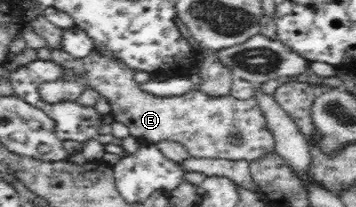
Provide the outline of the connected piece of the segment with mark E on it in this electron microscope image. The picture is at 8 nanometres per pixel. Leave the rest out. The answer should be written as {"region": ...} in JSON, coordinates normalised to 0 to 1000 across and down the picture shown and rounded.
{"region":[[[264,232],[242,275],[211,280],[177,237],[143,237],[143,300],[199,343],[208,372],[146,386],[107,420],[124,493],[213,488],[242,430],[264,430],[303,483],[312,565],[362,614],[365,657],[396,686],[438,696],[494,681],[517,700],[545,763],[643,768],[697,783],[758,754],[772,734],[772,676],[756,633],[713,454],[663,478],[649,454],[590,464],[562,435],[534,435],[517,459],[444,469],[393,425],[376,386],[379,343],[340,314],[326,285],[281,261]]]}

